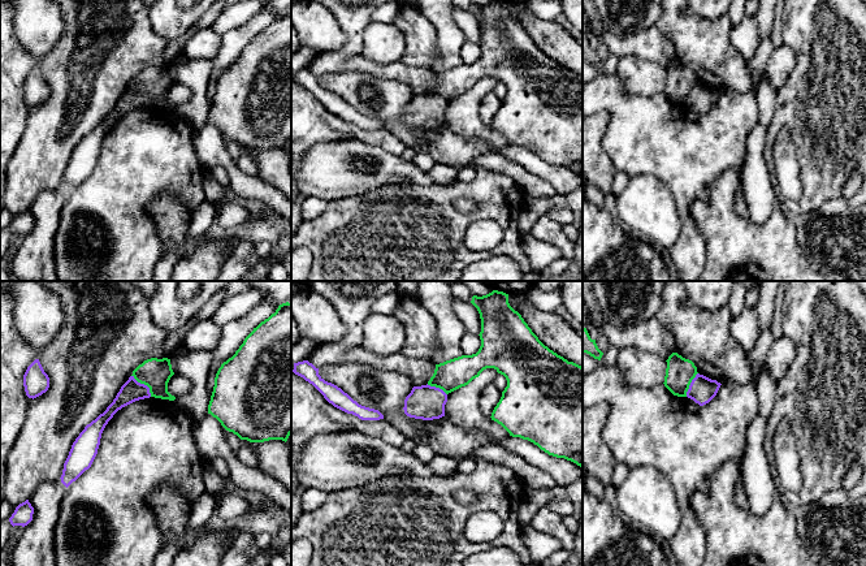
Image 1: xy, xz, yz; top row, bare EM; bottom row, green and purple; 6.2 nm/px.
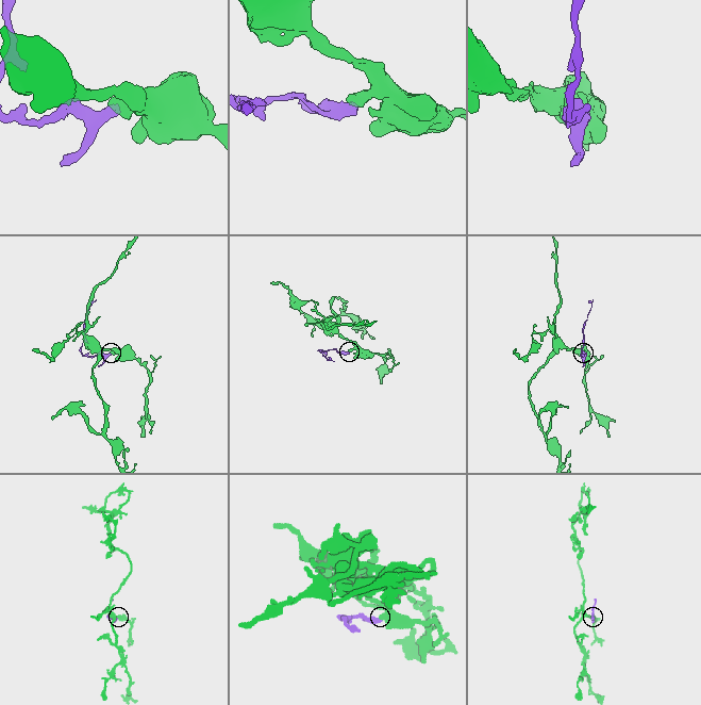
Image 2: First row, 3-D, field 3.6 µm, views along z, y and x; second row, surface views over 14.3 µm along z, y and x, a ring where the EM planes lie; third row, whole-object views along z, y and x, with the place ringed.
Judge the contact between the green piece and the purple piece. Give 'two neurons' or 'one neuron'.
two neurons

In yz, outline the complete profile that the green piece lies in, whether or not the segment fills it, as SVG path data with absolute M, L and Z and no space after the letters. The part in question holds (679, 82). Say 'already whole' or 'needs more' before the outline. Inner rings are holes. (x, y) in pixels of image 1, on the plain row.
already whole; M672 61L667 70L664 95L677 105L687 105L692 88L696 86L697 75L689 68Z

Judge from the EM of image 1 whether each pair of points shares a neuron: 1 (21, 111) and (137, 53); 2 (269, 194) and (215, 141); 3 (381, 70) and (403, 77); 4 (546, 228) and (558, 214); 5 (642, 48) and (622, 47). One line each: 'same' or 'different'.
1: different
2: same
3: same
4: different
5: same

